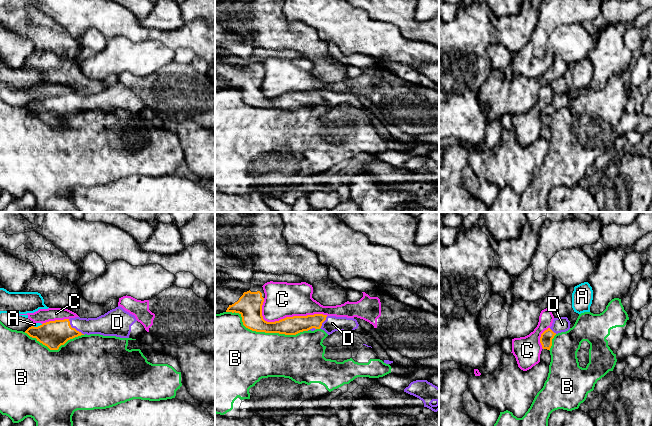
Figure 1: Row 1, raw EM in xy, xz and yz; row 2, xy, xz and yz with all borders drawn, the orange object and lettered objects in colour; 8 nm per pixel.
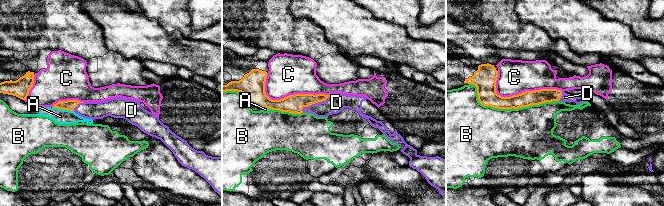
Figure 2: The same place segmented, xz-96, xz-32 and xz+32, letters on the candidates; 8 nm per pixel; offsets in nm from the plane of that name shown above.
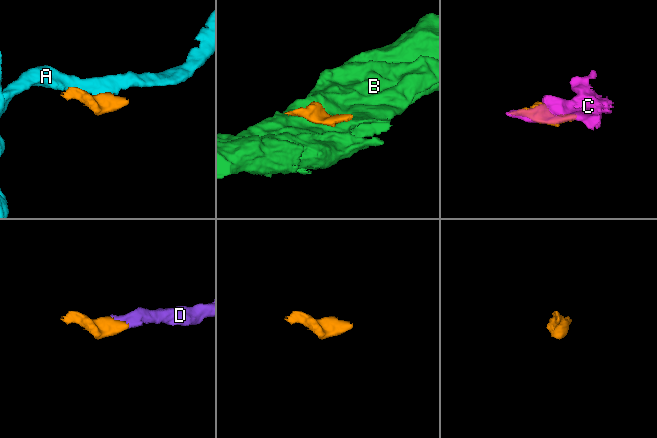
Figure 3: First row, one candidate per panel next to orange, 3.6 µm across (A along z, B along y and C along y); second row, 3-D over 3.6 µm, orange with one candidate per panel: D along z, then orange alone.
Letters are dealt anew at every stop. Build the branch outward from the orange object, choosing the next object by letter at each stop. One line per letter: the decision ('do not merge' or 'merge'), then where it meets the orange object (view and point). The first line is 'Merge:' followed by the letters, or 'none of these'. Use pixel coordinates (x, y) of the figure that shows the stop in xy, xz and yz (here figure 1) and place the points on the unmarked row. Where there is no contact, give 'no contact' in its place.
Merge: D
A: do not merge; contact xy (38, 102)
B: do not merge; contact xz (264, 107)
C: do not merge; contact xz (289, 93)
D: merge; contact xy (74, 104)

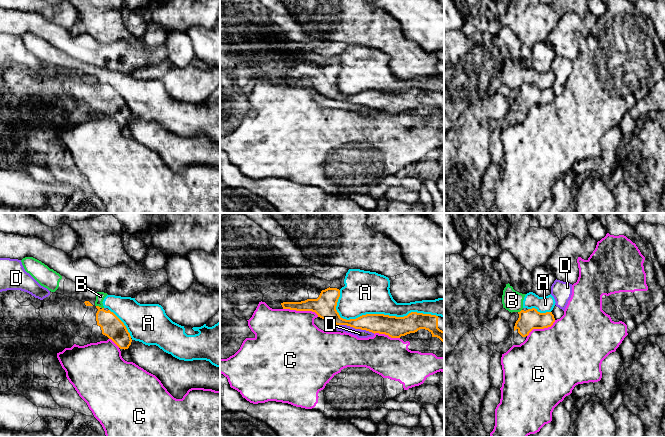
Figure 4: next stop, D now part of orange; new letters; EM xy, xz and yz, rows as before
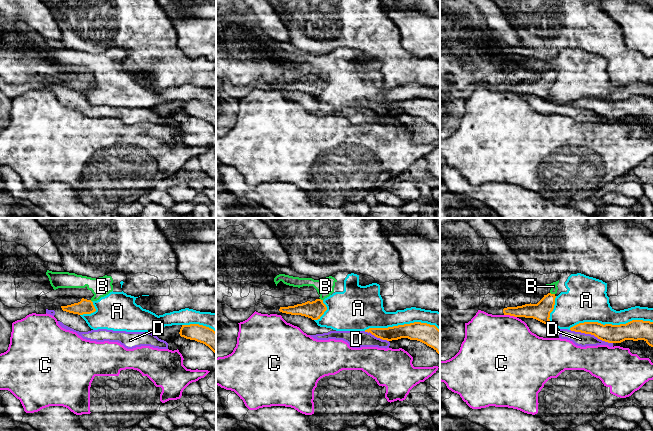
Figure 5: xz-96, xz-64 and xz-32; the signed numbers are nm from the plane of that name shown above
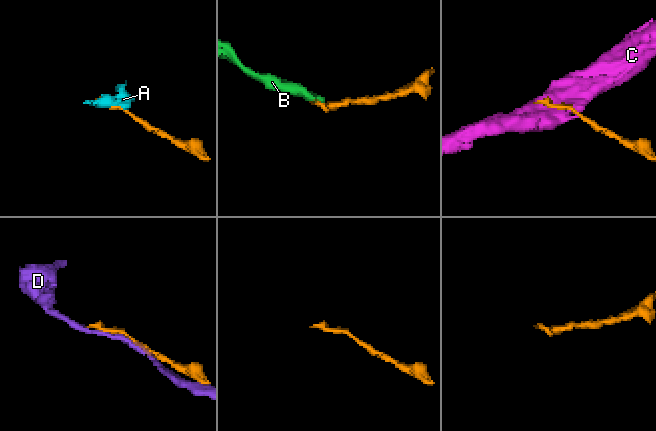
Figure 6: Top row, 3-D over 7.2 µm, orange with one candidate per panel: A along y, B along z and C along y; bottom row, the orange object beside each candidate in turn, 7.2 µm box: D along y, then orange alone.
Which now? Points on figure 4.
Merge: none of these
A: do not merge; contact xz (383, 90)
B: do not merge; contact xy (100, 83)
C: do not merge; contact xz (301, 86)
D: do not merge; contact xz (356, 104)

